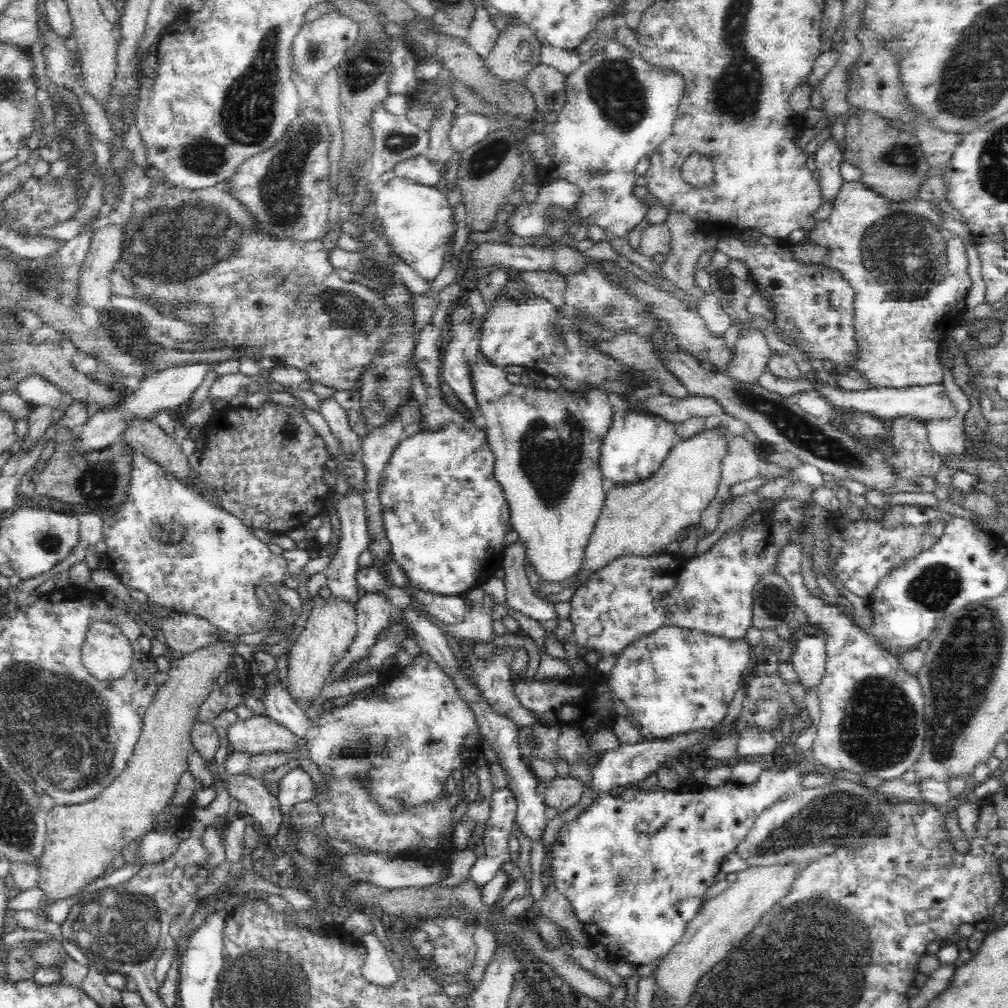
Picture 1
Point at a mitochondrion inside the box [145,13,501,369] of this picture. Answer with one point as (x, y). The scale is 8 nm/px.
(247, 112)

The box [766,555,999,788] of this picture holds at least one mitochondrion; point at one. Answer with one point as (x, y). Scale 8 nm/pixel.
(878, 727)

